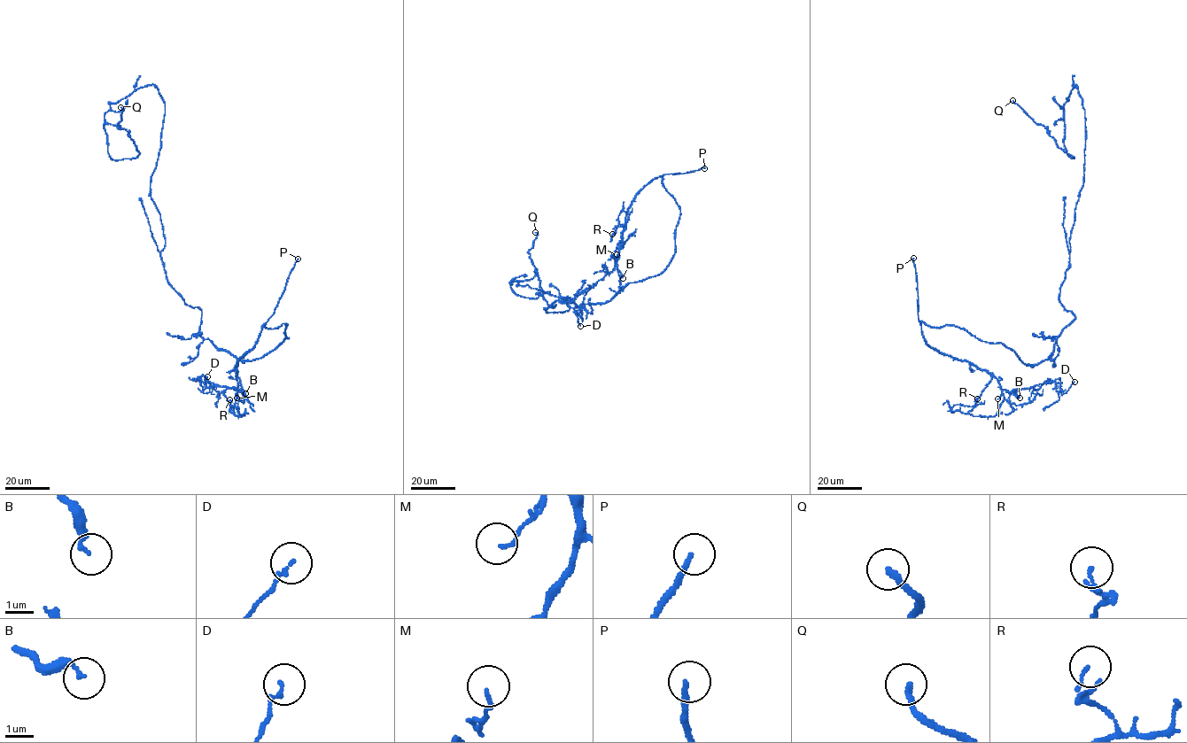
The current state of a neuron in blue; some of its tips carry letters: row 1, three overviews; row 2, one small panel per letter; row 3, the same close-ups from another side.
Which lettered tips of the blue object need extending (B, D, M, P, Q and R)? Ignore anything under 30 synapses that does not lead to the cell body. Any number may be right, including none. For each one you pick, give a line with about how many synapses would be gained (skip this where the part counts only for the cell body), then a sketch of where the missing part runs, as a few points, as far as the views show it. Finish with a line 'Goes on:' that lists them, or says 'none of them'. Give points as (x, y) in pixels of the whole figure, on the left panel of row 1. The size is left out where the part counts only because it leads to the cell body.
P: Course of what is missing: (298, 259), (311, 201), (301, 183), (248, 134), (203, 102), (174, 100), (156, 107), (147, 105), (141, 96)
Q: Roughly 60 synapses. Course of what is missing: (120, 107), (102, 113), (100, 124), (104, 136), (114, 150), (122, 182), (138, 205), (138, 218)
Goes on: P, Q

